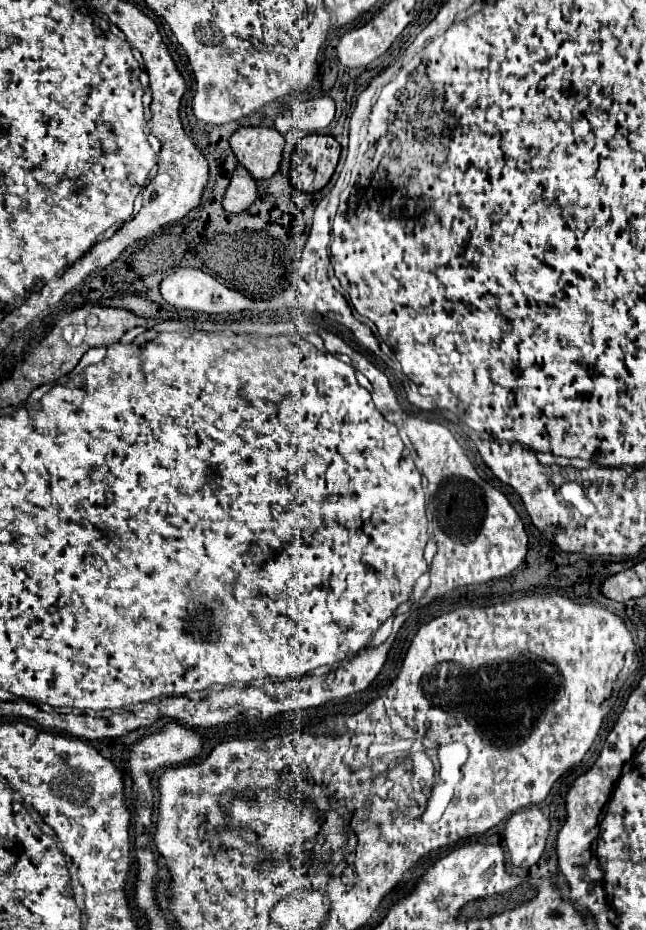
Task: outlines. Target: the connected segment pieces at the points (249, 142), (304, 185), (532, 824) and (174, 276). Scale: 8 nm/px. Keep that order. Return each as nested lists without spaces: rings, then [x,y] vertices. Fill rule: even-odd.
[[[241,127],[231,135],[229,145],[253,179],[269,179],[279,169],[285,141],[273,127]]]
[[[305,135],[291,155],[291,183],[303,193],[323,189],[339,161],[341,145],[331,135]],[[323,169],[323,187],[321,187]]]
[[[527,807],[507,821],[505,847],[511,863],[519,869],[529,869],[543,855],[549,835],[549,815],[539,807]]]
[[[177,269],[169,273],[161,281],[159,291],[173,307],[215,313],[215,277],[199,269]]]

